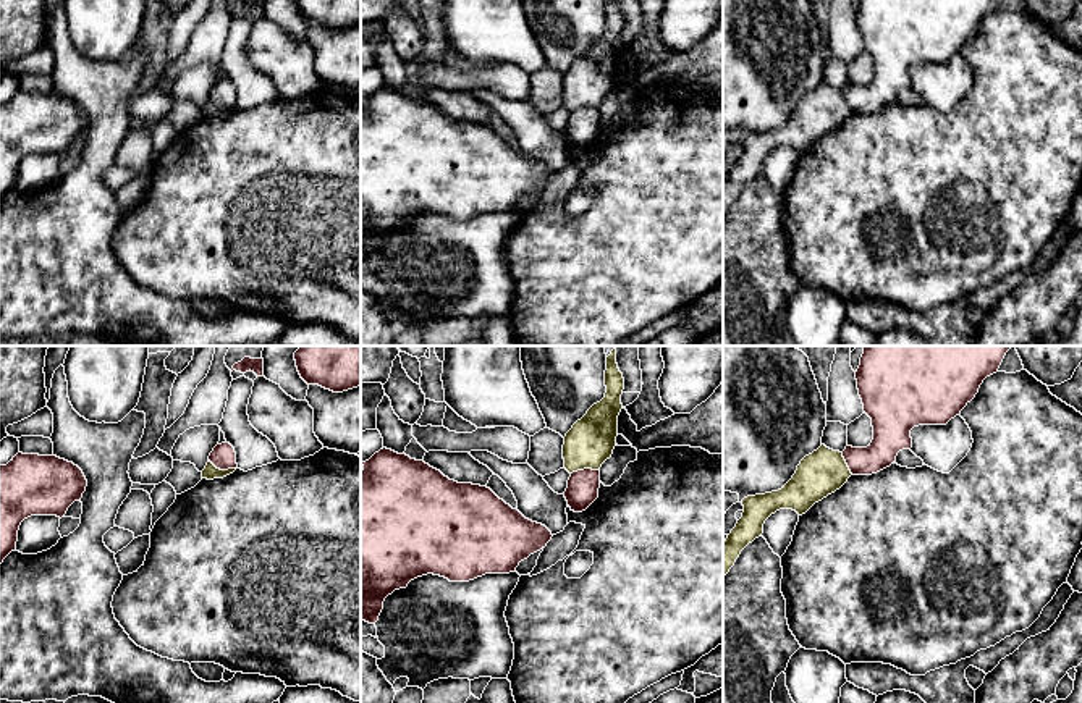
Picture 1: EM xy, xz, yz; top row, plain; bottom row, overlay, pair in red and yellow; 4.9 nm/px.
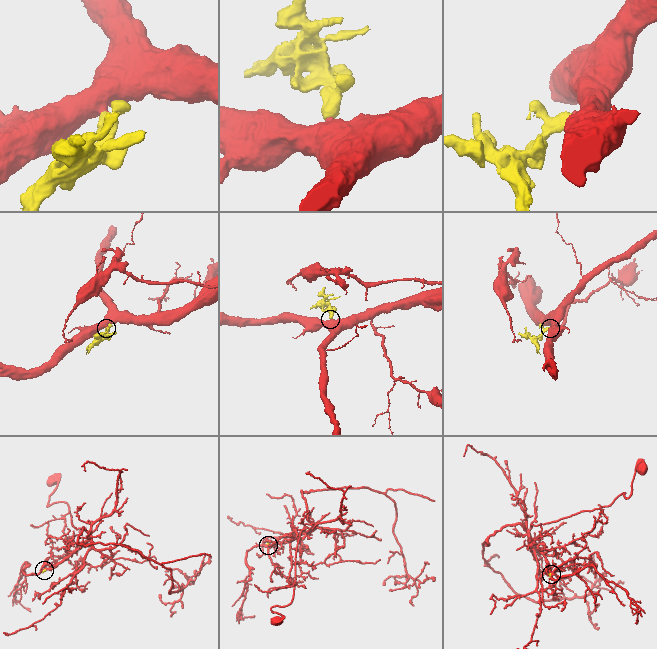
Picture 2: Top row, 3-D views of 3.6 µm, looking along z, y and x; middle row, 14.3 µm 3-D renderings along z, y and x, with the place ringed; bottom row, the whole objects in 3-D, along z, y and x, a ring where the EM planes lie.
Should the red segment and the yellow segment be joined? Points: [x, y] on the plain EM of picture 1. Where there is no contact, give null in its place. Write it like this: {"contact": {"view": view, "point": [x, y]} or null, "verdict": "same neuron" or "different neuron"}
{"contact": {"view": "xz", "point": [584, 107]}, "verdict": "different neuron"}

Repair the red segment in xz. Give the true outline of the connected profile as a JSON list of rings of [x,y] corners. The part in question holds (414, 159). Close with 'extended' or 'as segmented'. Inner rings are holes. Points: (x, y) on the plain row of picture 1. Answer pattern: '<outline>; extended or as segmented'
[[[380,87],[362,100],[361,110],[361,259],[375,262],[383,239],[395,228],[406,226],[417,215],[433,212],[450,220],[469,220],[485,212],[516,210],[521,199],[540,189],[552,170],[526,157],[500,137],[490,126],[458,121],[424,99],[411,97],[391,87]]]; as segmented

